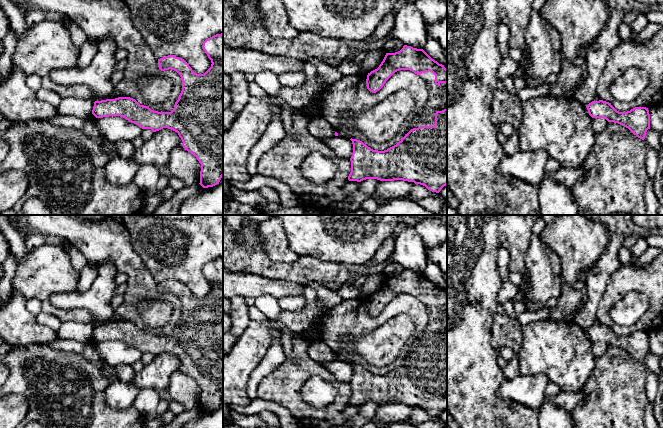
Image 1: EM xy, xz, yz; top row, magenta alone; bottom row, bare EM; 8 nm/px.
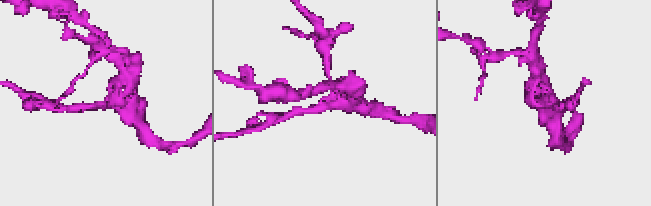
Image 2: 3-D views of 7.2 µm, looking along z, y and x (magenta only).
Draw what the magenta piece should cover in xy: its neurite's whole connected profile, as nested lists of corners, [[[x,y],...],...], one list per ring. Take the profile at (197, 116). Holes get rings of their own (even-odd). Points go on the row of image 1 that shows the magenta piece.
[[[223,33],[203,42],[203,50],[211,60],[211,67],[204,74],[195,73],[182,58],[168,55],[158,59],[161,71],[174,70],[182,80],[182,91],[171,112],[158,112],[140,105],[130,97],[118,97],[95,101],[92,114],[96,118],[120,116],[142,129],[153,132],[163,128],[178,133],[185,150],[193,154],[201,164],[200,185],[203,188],[219,184],[223,177]]]

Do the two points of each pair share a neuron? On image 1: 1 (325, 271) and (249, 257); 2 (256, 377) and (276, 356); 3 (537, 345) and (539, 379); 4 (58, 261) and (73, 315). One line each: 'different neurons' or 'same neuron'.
1: same neuron
2: same neuron
3: different neurons
4: same neuron

